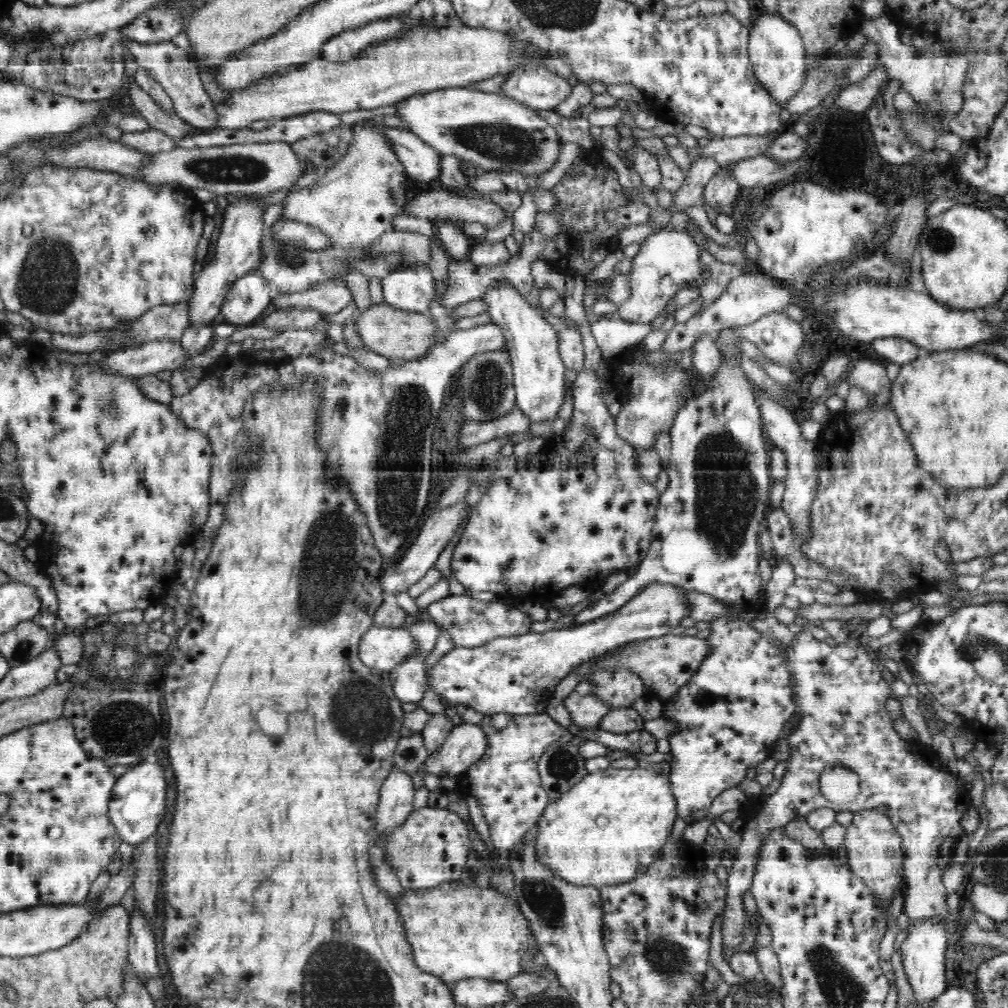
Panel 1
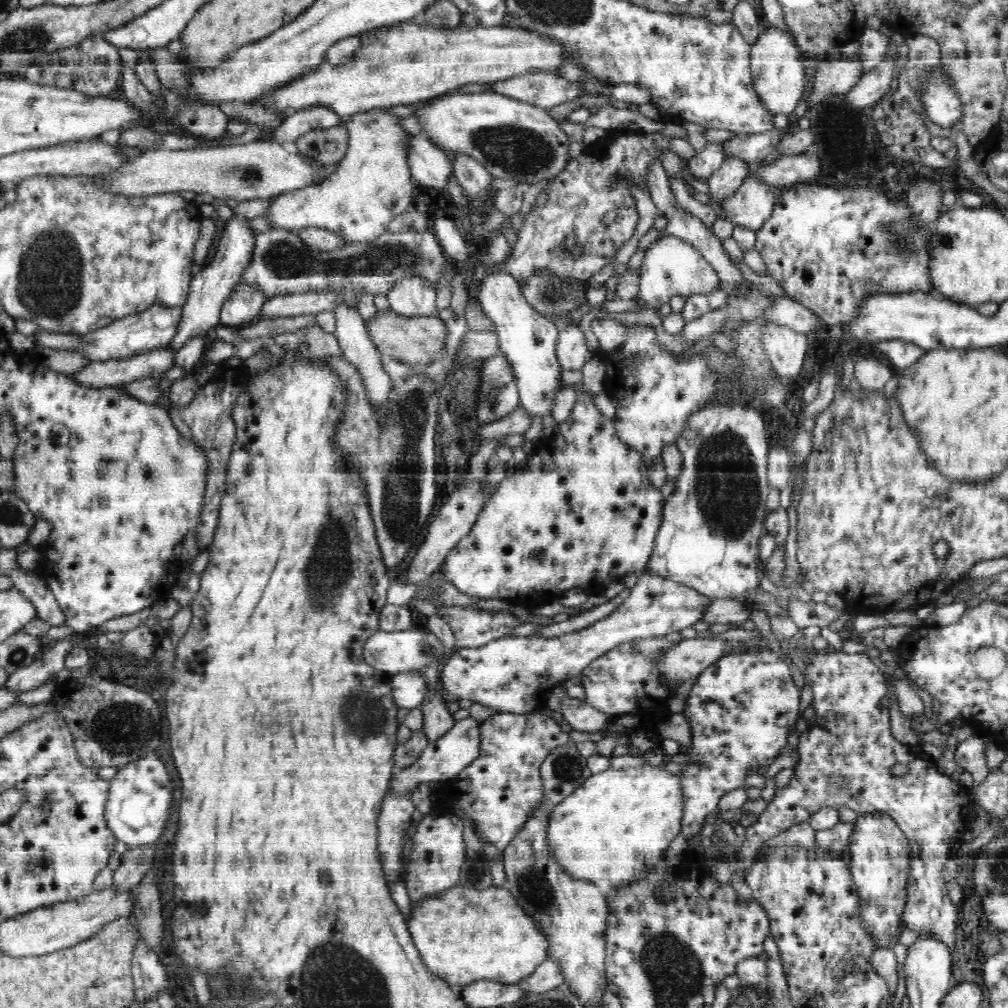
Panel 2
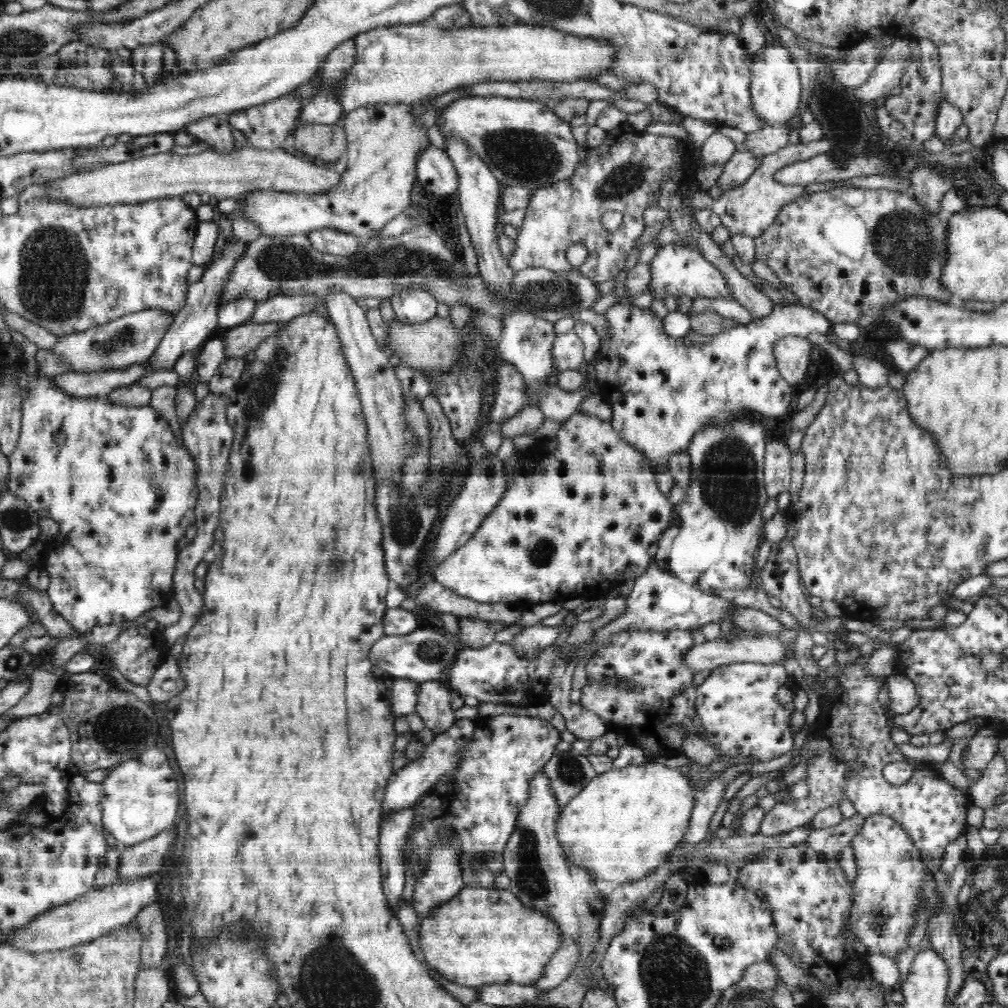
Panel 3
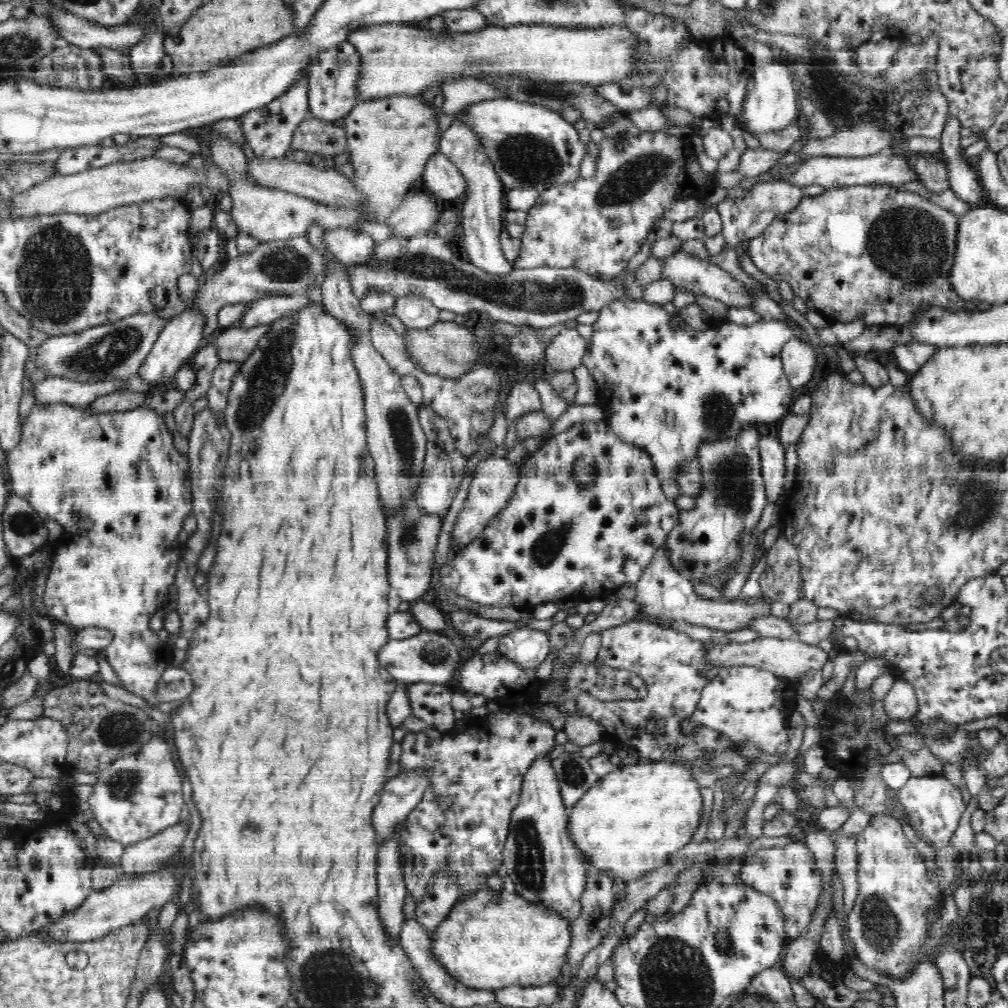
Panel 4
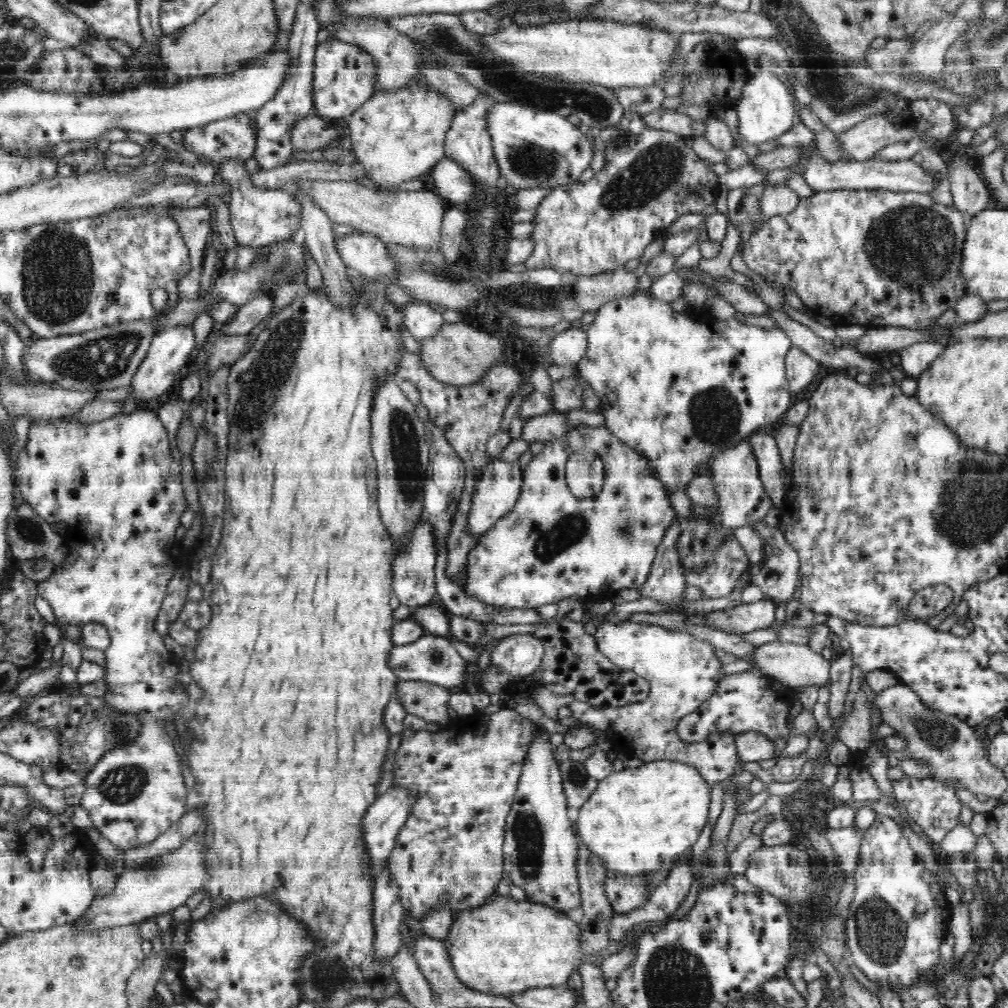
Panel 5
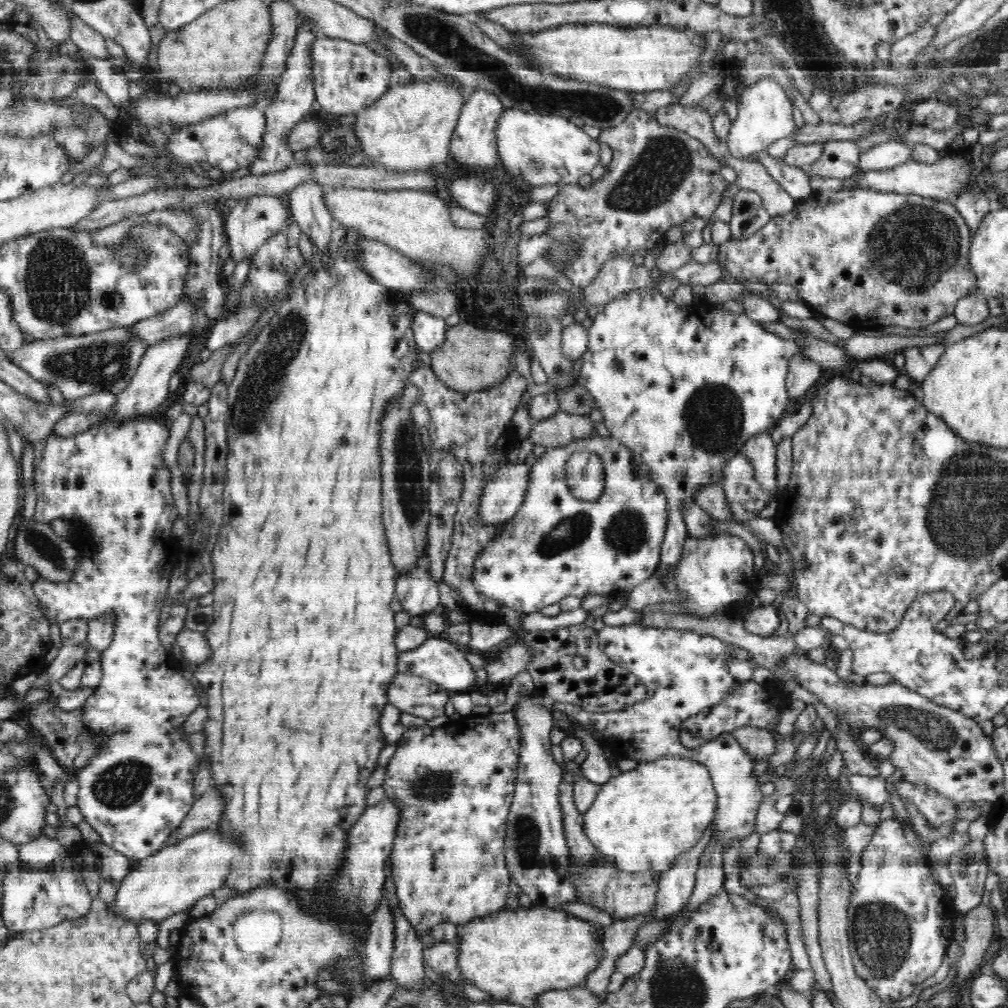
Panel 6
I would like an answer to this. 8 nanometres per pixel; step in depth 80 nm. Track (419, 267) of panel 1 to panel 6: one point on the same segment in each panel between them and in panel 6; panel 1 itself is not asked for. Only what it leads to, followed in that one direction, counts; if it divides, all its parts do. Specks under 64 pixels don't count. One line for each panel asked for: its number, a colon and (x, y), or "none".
2: (414, 296)
3: (415, 305)
4: (416, 312)
5: (421, 319)
6: (428, 331)

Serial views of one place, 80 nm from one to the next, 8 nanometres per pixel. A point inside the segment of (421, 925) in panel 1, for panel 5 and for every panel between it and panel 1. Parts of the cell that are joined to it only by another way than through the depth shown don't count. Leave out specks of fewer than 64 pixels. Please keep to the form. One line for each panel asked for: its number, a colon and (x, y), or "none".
2: (466, 935)
3: (472, 941)
4: (485, 945)
5: (507, 947)

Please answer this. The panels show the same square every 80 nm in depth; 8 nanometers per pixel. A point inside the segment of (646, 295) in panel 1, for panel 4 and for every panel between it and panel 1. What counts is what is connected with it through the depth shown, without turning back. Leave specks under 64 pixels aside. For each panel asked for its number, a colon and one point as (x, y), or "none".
2: (671, 267)
3: (677, 269)
4: (691, 274)

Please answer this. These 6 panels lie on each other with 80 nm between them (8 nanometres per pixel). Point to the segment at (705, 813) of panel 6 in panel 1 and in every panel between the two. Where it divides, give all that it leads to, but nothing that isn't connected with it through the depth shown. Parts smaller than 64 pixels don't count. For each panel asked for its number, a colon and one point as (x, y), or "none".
1: (610, 826)
2: (616, 826)
3: (623, 824)
4: (632, 819)
5: (639, 819)

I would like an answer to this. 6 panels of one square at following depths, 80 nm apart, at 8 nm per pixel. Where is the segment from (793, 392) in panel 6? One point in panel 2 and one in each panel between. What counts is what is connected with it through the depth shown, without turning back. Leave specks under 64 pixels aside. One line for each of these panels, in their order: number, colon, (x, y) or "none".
2: (786, 349)
3: (792, 353)
4: (798, 358)
5: (800, 368)

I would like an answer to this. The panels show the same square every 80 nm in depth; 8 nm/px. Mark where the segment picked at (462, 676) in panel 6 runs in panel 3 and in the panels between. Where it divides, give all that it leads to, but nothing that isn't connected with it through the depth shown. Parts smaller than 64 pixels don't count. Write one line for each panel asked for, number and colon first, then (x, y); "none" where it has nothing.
3: (423, 655)
4: (429, 656)
5: (432, 658)

